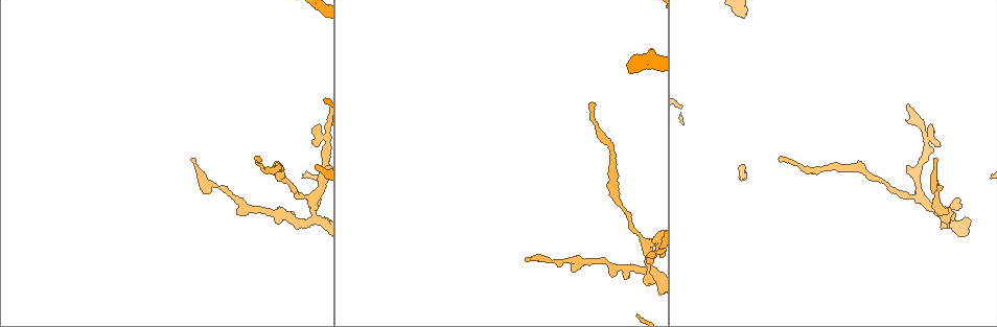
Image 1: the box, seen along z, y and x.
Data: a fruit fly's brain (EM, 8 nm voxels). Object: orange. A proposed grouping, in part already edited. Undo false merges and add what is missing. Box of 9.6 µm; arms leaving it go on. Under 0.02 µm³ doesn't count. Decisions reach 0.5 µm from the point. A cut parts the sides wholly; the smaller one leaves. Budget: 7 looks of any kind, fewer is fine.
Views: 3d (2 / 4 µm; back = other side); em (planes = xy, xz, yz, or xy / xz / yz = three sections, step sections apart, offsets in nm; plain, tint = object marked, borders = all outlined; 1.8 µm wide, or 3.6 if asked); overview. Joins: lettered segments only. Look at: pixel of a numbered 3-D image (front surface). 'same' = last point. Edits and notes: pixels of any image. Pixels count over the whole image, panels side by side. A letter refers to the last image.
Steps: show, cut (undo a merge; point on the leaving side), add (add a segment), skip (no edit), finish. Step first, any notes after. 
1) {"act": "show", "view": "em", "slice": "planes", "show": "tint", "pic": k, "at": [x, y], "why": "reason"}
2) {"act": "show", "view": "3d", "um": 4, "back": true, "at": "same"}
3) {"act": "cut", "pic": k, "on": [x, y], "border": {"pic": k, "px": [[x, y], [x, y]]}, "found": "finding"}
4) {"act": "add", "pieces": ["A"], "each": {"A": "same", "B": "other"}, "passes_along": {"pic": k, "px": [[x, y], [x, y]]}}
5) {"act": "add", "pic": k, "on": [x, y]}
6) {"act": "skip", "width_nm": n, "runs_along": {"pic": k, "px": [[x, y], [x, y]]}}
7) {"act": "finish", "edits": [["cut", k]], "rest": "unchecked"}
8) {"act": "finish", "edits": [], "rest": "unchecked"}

{"act": "show", "view": "em", "um": 3.6, "slice": "planes", "show": "tint", "pic": 1, "at": [527, 258], "why": "branch stops here"}

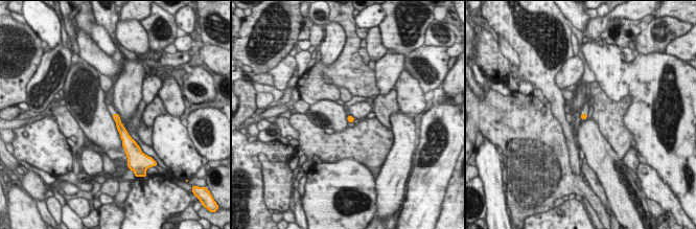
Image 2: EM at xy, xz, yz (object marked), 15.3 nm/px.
{"act": "show", "view": "em", "um": 3.6, "slice": "planes", "show": "borders", "at": "same", "why": "see the neighbours"}

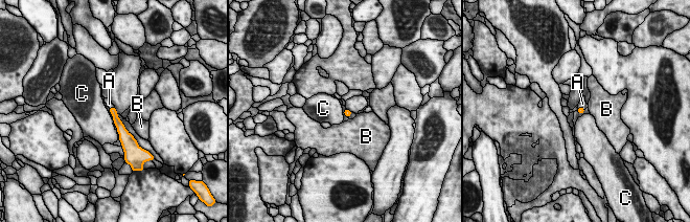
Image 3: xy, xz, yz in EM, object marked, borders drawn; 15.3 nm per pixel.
{"act": "add", "pieces": ["A"], "each": {"A": "same", "B": "other", "C": "other"}, "passes_along": {"pic": 3, "px": [[580, 110], [581, 108], [582, 104]]}, "found": "it goes on there"}

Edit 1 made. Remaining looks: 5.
{"act": "show", "view": "overview"}

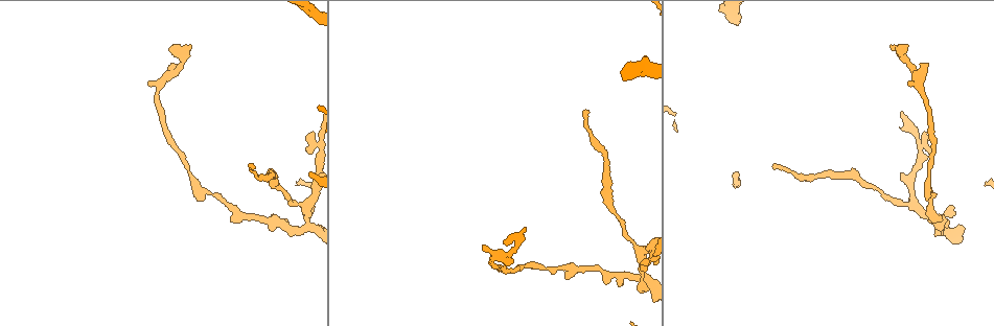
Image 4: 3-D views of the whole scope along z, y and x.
{"act": "show", "view": "3d", "um": 4, "pic": 4, "at": [311, 228], "why": "arms part here"}

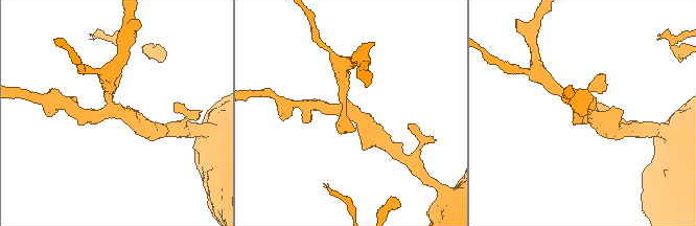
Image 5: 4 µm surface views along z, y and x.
{"act": "show", "view": "em", "slice": "planes", "show": "borders", "pic": 5, "at": [118, 112]}

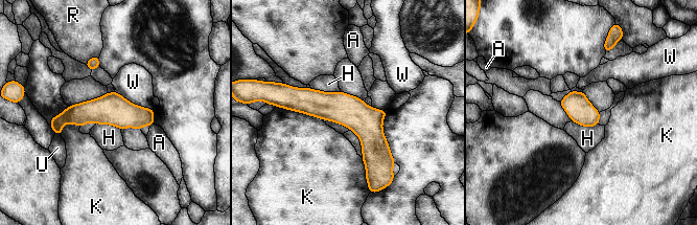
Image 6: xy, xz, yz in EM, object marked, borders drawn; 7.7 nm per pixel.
{"act": "skip", "width_nm": 200, "each": {"A": "other", "H": "other", "K": "other", "R": "other", "U": "other", "W": "other"}, "border": {"pic": 6, "px": [[311, 88], [326, 92], [340, 90]]}, "found": "one neuron here"}

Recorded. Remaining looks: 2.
{"act": "show", "view": "em", "slice": "planes", "show": "borders", "pic": 4, "at": [506, 245], "why": "an open end"}

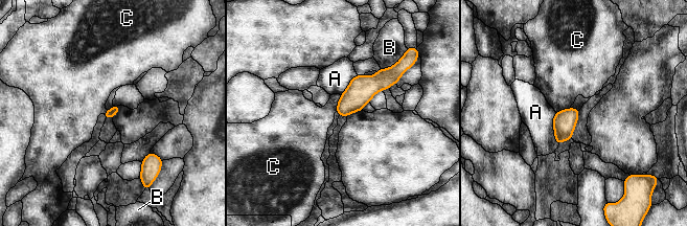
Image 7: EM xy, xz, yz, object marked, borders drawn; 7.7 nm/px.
{"act": "skip", "each": {"A": "other", "B": "other", "C": "other"}, "border": {"pic": 7, "px": [[341, 95], [336, 111]]}, "found": "none of them fits"}

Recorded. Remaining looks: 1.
{"act": "finish", "edits": [["add", 3]], "rest": "unchecked"}

